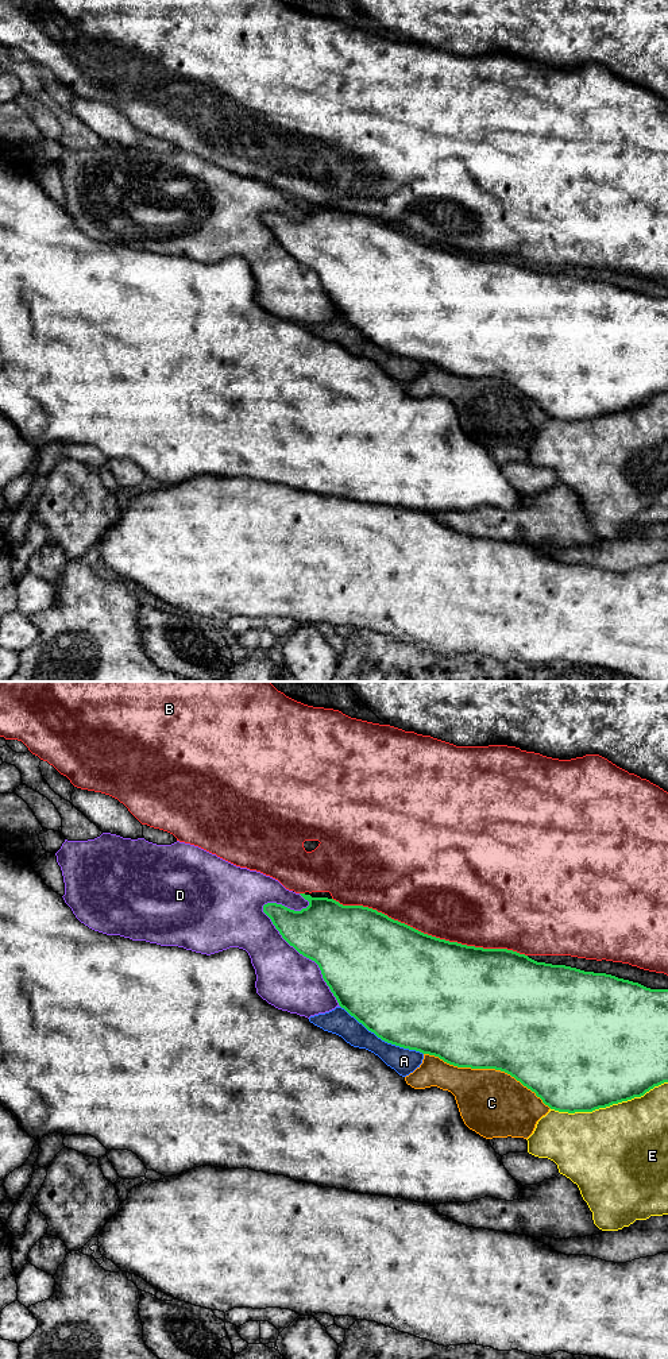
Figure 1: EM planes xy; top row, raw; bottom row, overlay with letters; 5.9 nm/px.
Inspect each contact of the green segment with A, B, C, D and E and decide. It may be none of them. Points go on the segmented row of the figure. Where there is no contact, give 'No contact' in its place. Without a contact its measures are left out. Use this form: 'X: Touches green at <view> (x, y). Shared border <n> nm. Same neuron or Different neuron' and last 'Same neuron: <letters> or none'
A: Touches green at xy (382, 1039). Shared border 550 nm. Different neuron
B: Touches green at xy (429, 935). Shared border 1200 nm. Different neuron
C: Touches green at xy (487, 1068). Shared border 850 nm. Different neuron
D: Touches green at xy (304, 956). Shared border 750 nm. Different neuron
E: Touches green at xy (609, 1105). Shared border 700 nm. Different neuron
Same neuron: none

